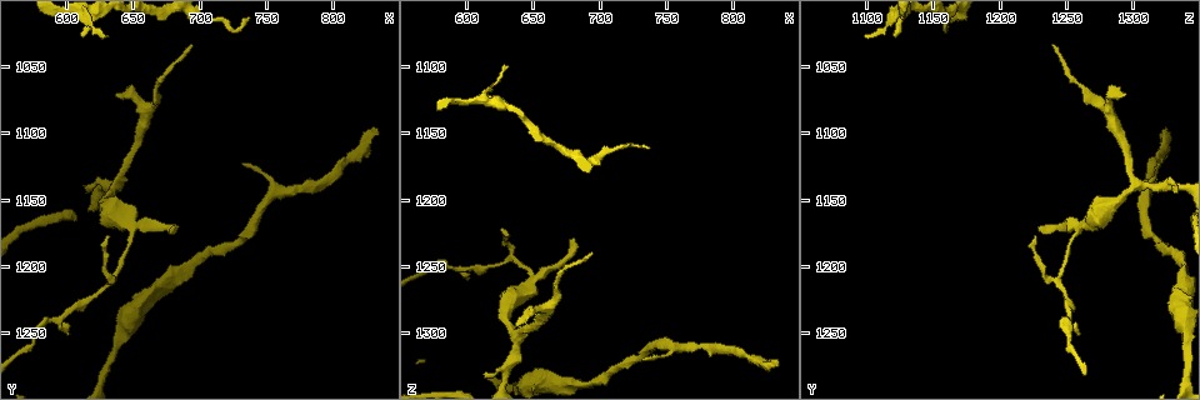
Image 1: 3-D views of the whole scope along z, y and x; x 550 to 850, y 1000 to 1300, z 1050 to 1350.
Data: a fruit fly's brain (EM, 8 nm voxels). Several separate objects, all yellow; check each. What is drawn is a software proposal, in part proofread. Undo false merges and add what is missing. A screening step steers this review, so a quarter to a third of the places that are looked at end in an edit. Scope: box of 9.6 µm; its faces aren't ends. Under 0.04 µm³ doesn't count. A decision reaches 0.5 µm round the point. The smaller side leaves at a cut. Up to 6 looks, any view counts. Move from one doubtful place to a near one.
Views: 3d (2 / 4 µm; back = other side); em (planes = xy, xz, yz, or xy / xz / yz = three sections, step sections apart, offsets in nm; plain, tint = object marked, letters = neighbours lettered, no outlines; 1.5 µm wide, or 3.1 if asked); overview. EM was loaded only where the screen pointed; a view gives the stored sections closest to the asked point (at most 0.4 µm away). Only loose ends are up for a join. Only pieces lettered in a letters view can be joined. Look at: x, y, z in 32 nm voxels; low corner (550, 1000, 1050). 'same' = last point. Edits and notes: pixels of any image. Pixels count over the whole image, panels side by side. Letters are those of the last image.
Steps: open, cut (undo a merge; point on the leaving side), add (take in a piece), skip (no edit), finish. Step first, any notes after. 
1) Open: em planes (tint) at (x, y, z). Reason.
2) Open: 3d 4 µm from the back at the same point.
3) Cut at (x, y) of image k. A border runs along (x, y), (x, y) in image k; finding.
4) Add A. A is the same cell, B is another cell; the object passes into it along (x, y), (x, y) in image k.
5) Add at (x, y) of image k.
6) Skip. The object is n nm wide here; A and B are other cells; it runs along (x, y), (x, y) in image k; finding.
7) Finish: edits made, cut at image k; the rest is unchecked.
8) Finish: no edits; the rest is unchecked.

Open: 3d 2 µm at (590, 1242, 1252). A narrow waist.

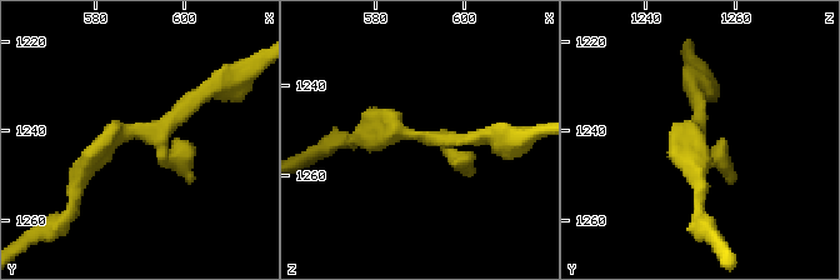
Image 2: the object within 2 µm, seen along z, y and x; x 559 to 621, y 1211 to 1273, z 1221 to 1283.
Open: em planes (letters) at (589, 1240, 1252). Need the tissue.

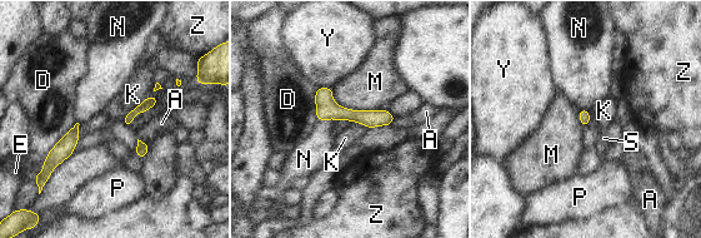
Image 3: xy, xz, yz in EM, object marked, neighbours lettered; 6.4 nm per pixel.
Skip. The object is 60 nm wide here; A, D, E, K, M, N, P, S, Y and Z are other cells; one neuron here.

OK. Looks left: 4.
Open: 3d 4 µm at (682, 1170, 1230). Branch stops here.

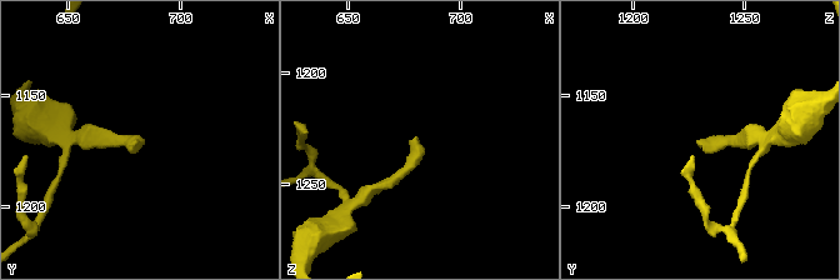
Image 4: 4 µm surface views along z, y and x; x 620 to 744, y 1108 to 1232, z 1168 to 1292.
Open: em planes (letters) at (681, 1170, 1230).

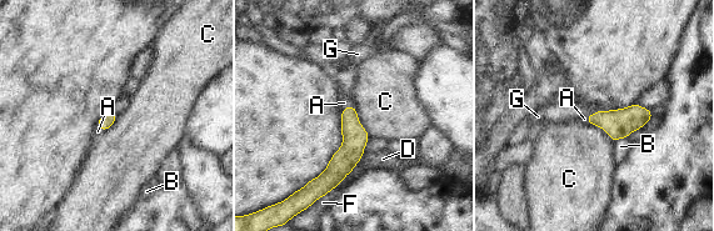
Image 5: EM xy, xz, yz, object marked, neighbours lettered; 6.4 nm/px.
Add at (344, 103) of image 5. The longest contact is with F, 240 nm; A is the same cell, B, C, D, F and G are other cells; it goes on there.

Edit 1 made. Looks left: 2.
Finish: edits made, add at image 5; the rest is unchecked.

